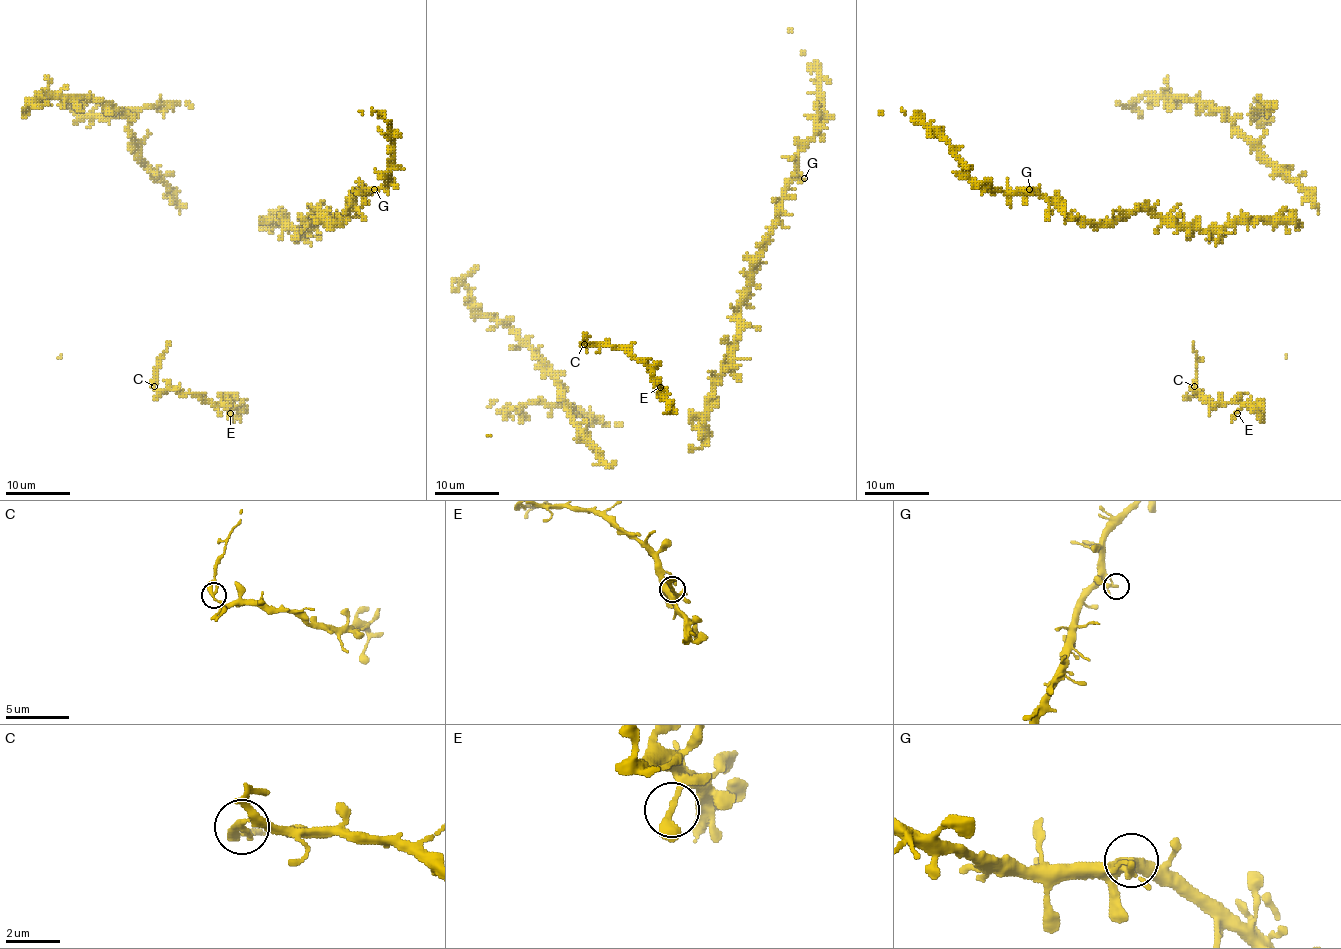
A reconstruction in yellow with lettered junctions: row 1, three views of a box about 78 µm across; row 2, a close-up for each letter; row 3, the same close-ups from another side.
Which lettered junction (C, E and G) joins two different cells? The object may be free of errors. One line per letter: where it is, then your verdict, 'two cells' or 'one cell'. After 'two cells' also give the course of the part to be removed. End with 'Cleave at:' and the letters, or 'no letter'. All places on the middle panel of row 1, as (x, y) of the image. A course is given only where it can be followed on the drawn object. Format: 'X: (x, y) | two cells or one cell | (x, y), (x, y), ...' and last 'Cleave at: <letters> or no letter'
C: (584, 344) | two cells | (584, 343), (599, 342)
E: (660, 387) | one cell
G: (804, 178) | one cell
Cleave at: C

